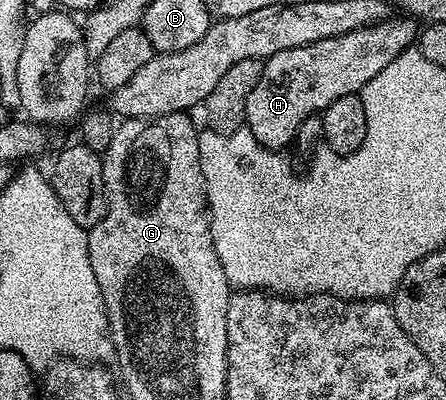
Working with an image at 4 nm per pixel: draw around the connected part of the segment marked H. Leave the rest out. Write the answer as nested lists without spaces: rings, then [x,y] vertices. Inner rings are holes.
[[[390,18],[372,28],[351,30],[335,38],[323,38],[302,48],[279,50],[264,61],[259,82],[247,98],[245,123],[249,133],[265,148],[285,150],[294,143],[299,126],[309,116],[325,111],[335,98],[360,93],[387,62],[403,54],[418,39],[419,32],[409,18]]]

